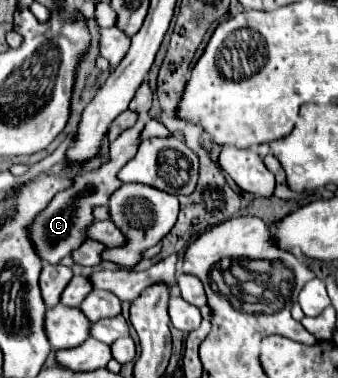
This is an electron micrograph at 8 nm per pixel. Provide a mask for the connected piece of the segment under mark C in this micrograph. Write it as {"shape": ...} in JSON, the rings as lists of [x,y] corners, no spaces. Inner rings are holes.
{"shape":[[[141,117],[131,129],[123,131],[111,143],[115,155],[111,155],[111,159],[103,163],[103,167],[75,175],[71,187],[59,191],[59,195],[55,195],[55,199],[51,199],[51,203],[33,219],[33,223],[29,225],[29,239],[35,247],[35,253],[41,257],[41,261],[49,265],[57,265],[63,257],[71,255],[71,251],[75,251],[75,247],[79,247],[87,239],[87,227],[95,219],[93,209],[99,205],[107,205],[107,199],[113,195],[113,191],[121,187],[121,181],[117,179],[117,171],[135,155],[141,143],[143,127],[145,127],[145,117]]]}

